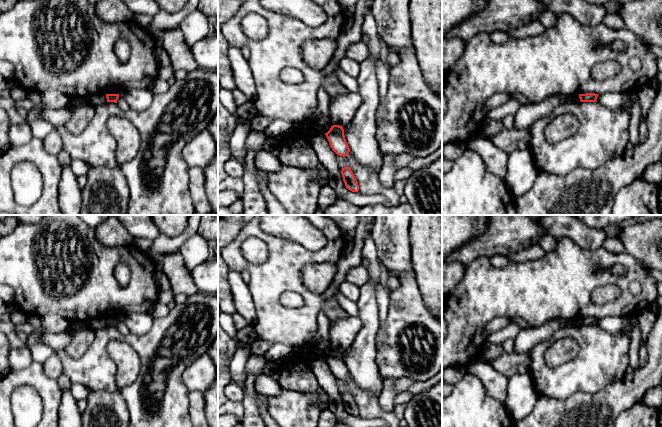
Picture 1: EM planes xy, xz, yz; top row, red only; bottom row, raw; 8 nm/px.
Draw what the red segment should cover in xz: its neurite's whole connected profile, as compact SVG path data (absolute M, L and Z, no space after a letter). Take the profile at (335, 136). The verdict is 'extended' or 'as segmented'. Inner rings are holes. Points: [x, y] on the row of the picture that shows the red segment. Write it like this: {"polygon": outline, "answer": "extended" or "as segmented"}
{"polygon": "M339 125L331 126L330 130L325 133L332 150L339 156L347 156L350 148L344 136L344 129Z", "answer": "as segmented"}

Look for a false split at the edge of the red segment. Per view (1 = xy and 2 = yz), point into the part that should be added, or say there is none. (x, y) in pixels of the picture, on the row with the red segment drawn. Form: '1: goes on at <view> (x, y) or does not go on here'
1: does not go on here
2: does not go on here

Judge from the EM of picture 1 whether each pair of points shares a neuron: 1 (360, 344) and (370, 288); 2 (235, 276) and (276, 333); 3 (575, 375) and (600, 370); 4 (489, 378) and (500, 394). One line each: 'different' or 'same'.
1: same
2: different
3: same
4: same

